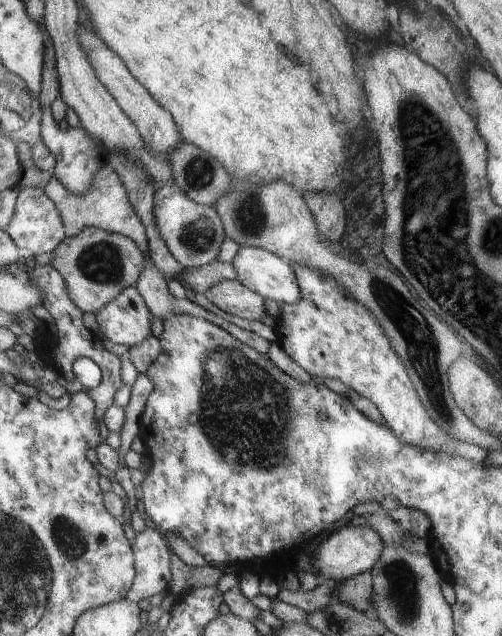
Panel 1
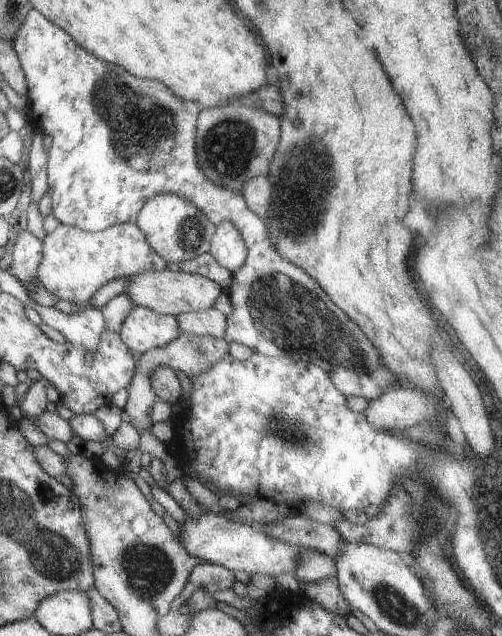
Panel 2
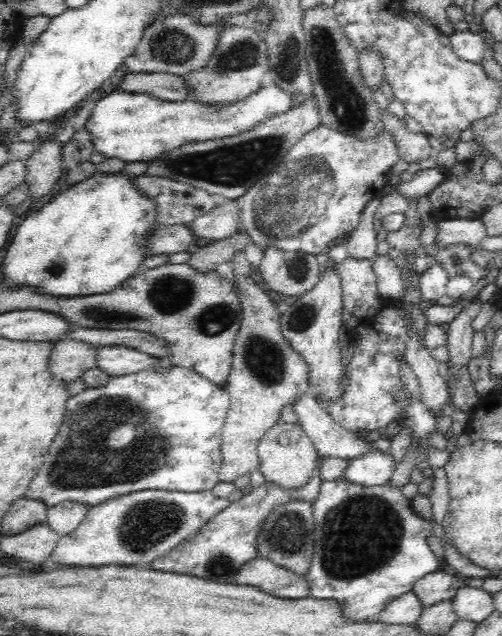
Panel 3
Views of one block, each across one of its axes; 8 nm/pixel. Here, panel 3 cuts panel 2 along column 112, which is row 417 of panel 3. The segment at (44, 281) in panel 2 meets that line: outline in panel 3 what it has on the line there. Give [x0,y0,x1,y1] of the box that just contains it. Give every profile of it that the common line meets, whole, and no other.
[219,252,310,482]

